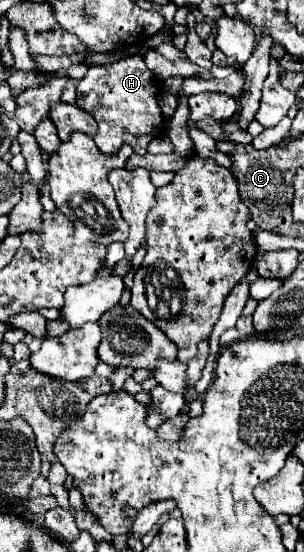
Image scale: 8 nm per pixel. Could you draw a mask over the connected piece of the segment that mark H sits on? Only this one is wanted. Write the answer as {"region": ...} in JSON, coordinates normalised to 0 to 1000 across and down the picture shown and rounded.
{"region":[[[457,98],[352,120],[299,120],[280,141],[253,149],[253,192],[313,214],[326,236],[306,254],[339,279],[378,279],[405,261],[424,261],[444,279],[484,279],[490,257],[536,239],[523,170],[530,145],[477,120]]]}

